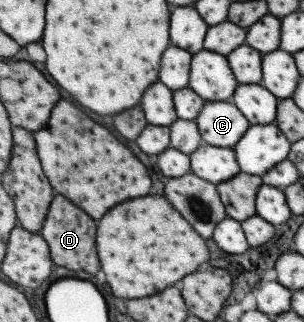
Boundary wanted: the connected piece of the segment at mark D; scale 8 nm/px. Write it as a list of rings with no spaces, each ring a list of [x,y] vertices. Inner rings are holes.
[[[57,195],[47,208],[45,221],[41,225],[41,237],[49,245],[49,256],[55,265],[73,269],[73,271],[87,271],[87,273],[97,273],[99,271],[99,261],[95,255],[95,223],[77,207],[73,207],[65,197]]]

